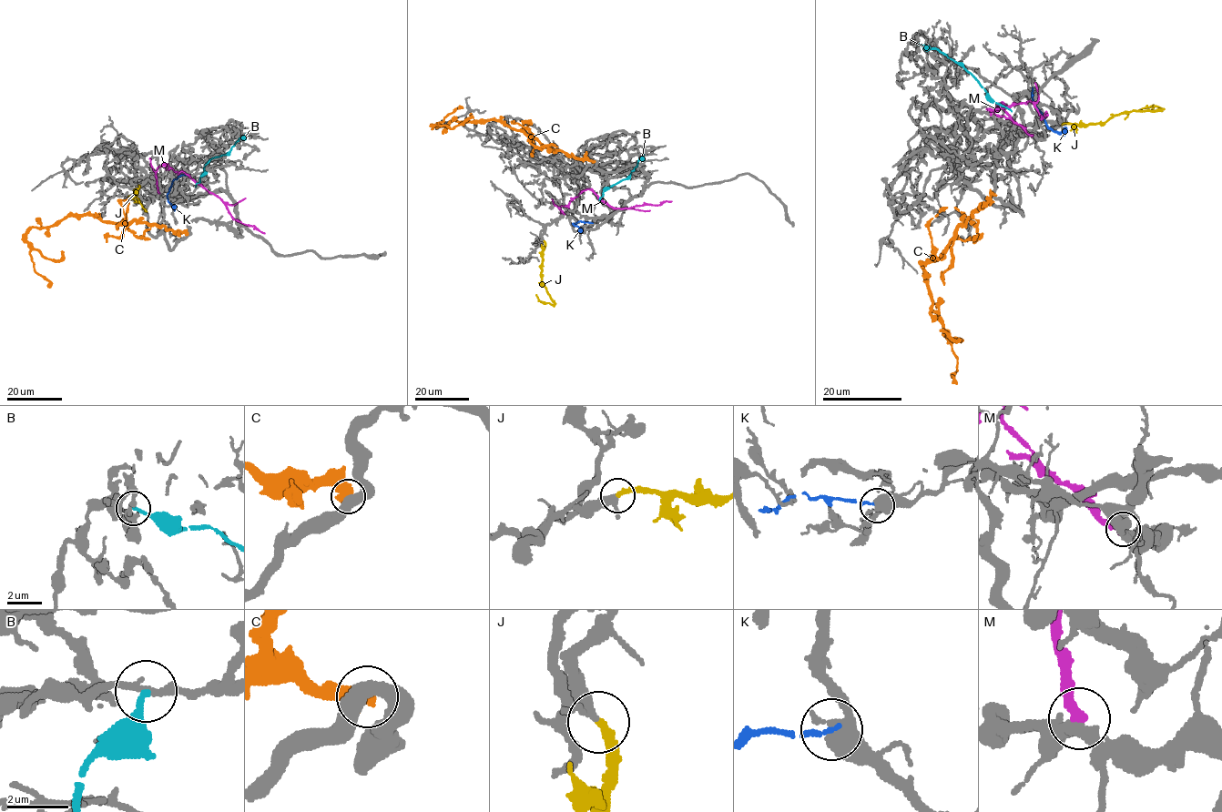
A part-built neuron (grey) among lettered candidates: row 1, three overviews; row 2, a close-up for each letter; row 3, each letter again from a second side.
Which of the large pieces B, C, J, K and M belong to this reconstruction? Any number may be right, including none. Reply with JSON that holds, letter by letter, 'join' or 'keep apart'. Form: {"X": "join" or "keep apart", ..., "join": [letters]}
{"B": "keep apart", "C": "keep apart", "J": "join", "K": "keep apart", "M": "keep apart", "join": ["J"]}

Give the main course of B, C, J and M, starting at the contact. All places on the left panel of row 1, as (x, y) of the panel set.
B: (245, 134), (229, 152), (210, 159), (196, 187)
C: (188, 234), (90, 215), (31, 228), (25, 239), (34, 270), (49, 288)
J: (138, 185), (135, 196), (134, 194), (145, 209), (128, 196)
M: (159, 193), (157, 169), (168, 165), (220, 198), (235, 219), (265, 233)

